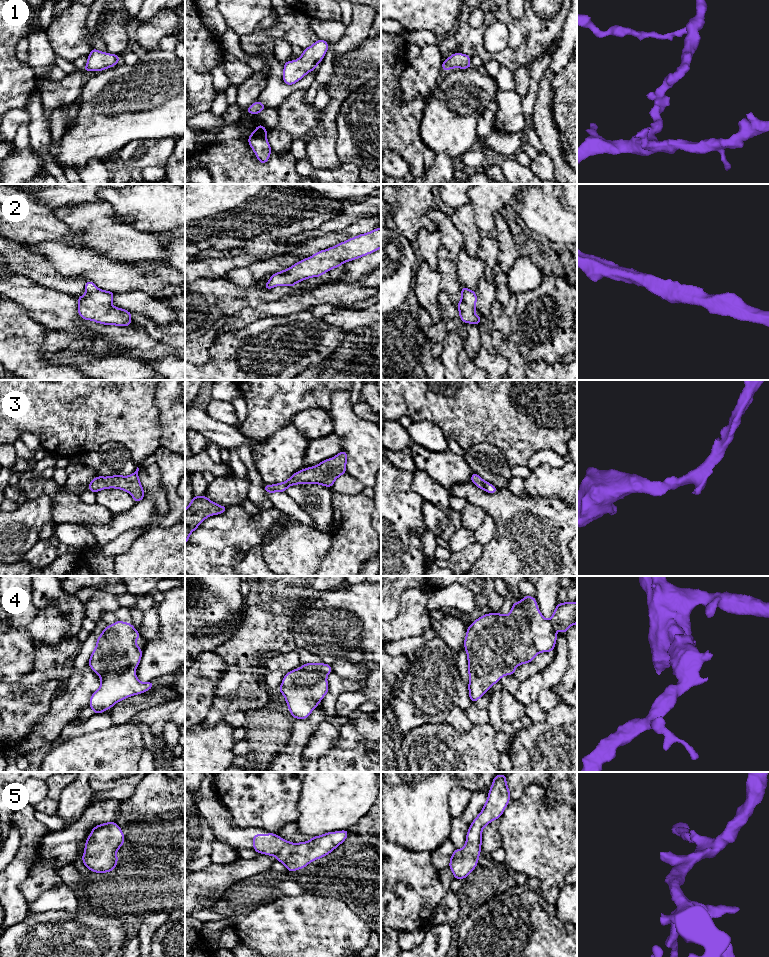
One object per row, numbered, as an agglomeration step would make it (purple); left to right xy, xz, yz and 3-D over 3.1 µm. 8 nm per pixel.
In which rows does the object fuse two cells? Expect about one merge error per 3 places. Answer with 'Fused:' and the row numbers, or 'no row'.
Fused: no row

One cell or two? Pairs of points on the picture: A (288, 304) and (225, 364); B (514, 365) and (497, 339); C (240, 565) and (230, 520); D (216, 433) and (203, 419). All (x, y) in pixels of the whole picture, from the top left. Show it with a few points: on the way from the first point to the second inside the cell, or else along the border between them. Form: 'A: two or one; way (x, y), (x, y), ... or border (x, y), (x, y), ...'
A: two; border (299, 311), (289, 315), (267, 316), (255, 320)
B: one; way (514, 359), (514, 356), (503, 345)
C: two; border (258, 546), (250, 549), (232, 565)
D: one; way (214, 429), (207, 423)

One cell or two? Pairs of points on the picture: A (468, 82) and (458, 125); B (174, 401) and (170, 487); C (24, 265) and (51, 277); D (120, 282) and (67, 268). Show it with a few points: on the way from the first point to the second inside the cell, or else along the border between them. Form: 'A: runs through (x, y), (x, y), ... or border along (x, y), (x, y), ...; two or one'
A: runs through (464, 93), (461, 96), (461, 114); one
B: border along (160, 445), (174, 453); two
C: runs through (31, 265), (44, 274); one
D: runs through (107, 274), (98, 268), (80, 268); one

